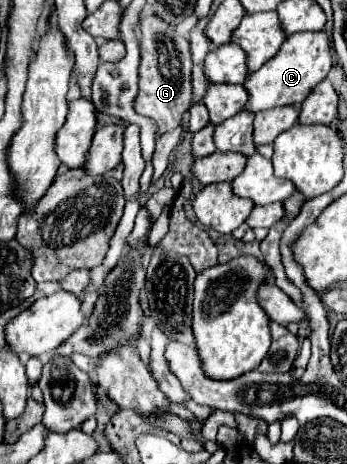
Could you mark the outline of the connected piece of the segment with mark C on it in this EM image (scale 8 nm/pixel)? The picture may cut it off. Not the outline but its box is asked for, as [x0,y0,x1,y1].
[245,31,331,111]

